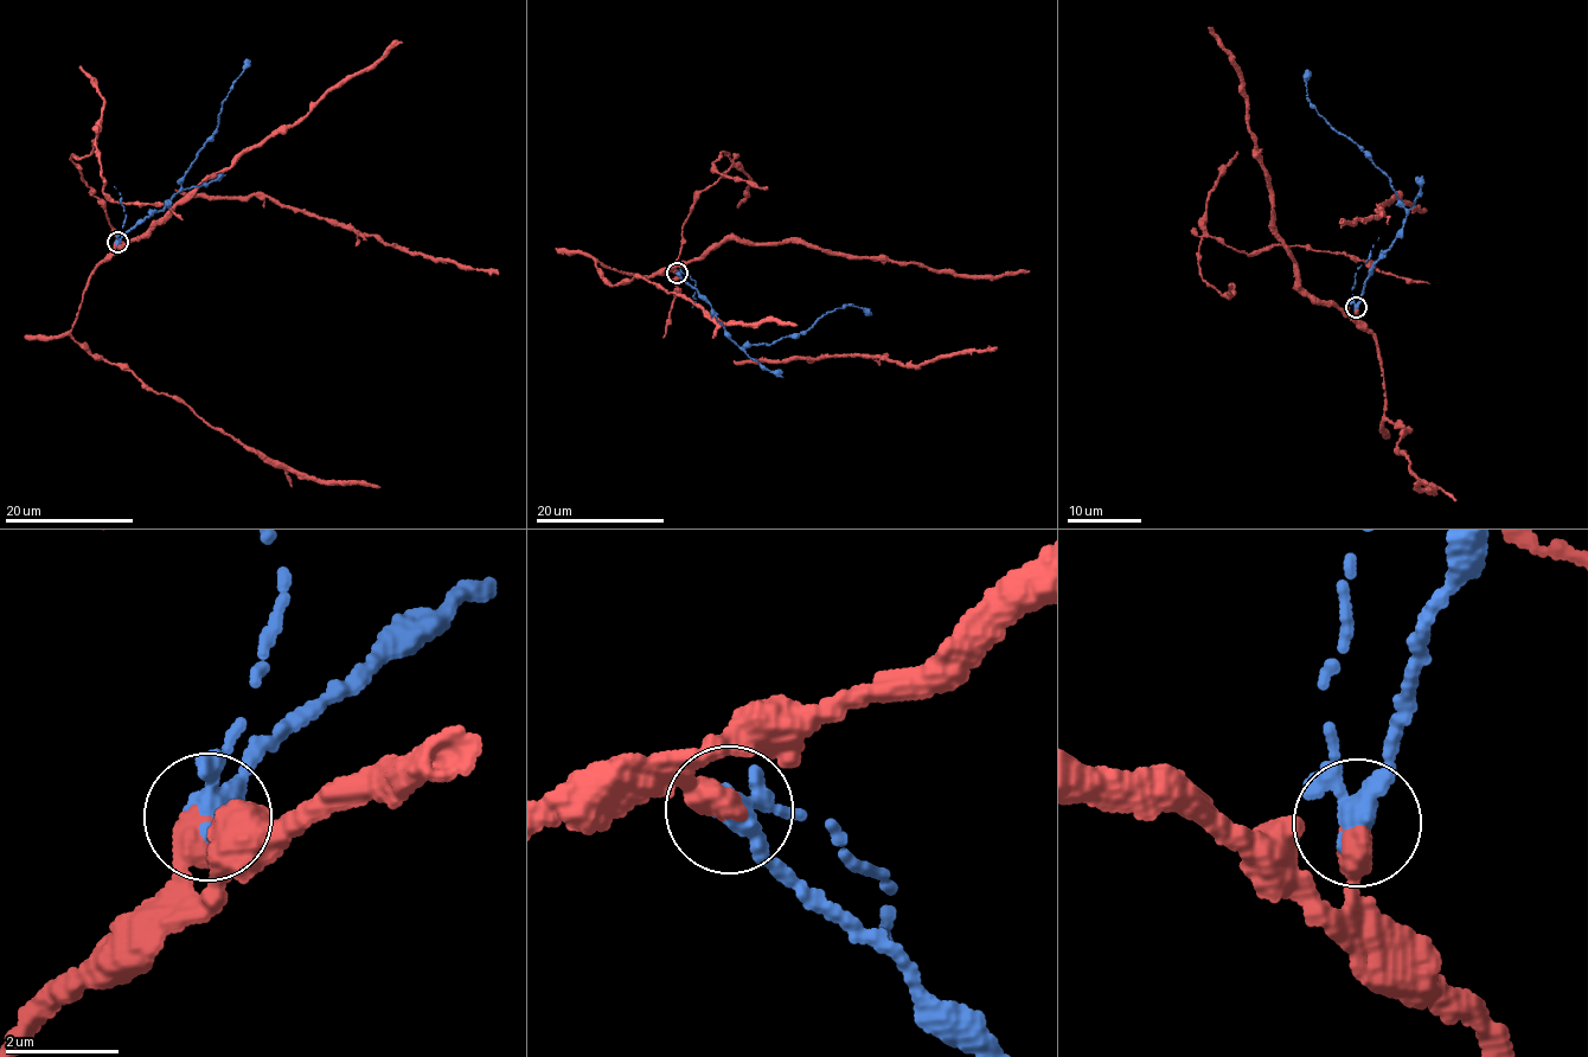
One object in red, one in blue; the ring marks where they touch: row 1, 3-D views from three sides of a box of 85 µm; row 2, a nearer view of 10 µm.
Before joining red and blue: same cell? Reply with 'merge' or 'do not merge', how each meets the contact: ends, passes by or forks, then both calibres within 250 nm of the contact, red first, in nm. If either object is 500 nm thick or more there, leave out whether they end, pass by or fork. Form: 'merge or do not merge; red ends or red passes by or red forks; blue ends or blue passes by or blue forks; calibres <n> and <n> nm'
do not merge; calibres 550 and 360 nm

